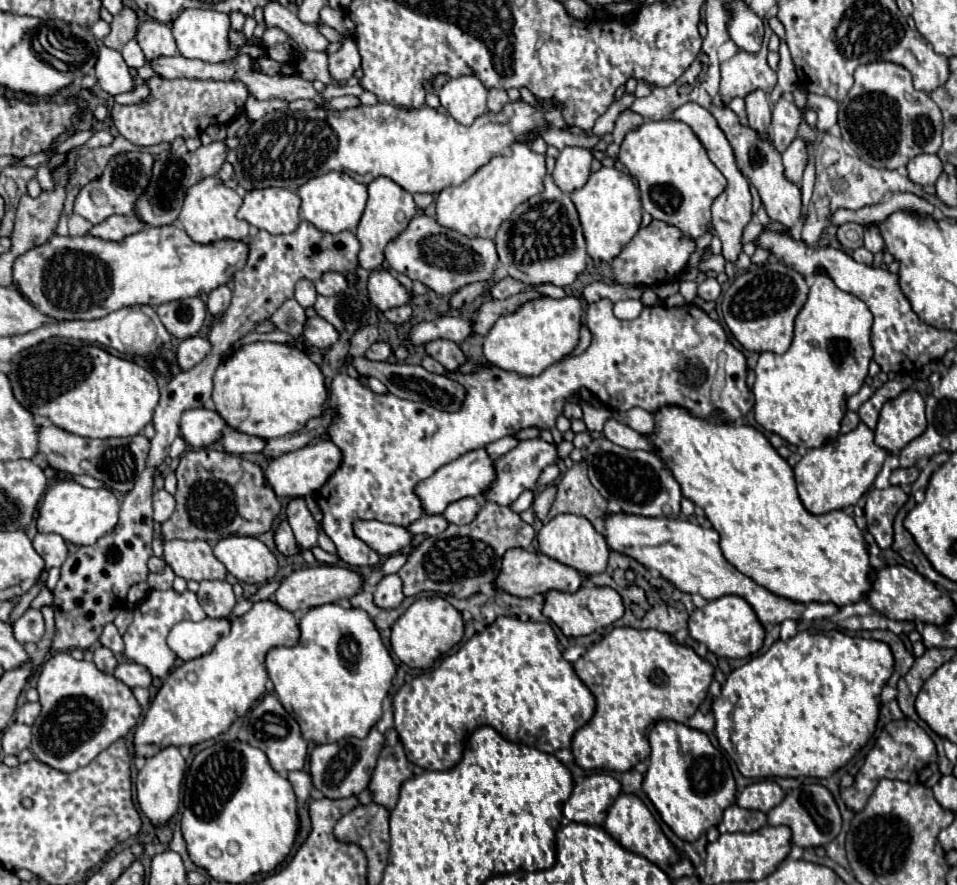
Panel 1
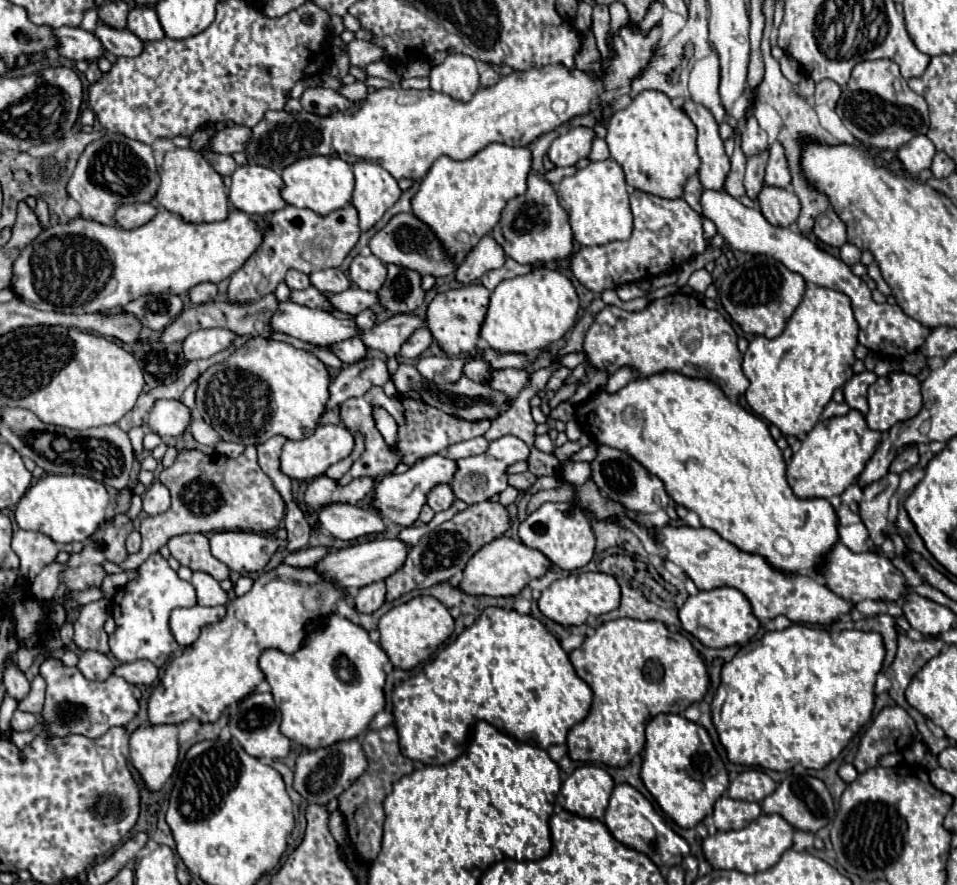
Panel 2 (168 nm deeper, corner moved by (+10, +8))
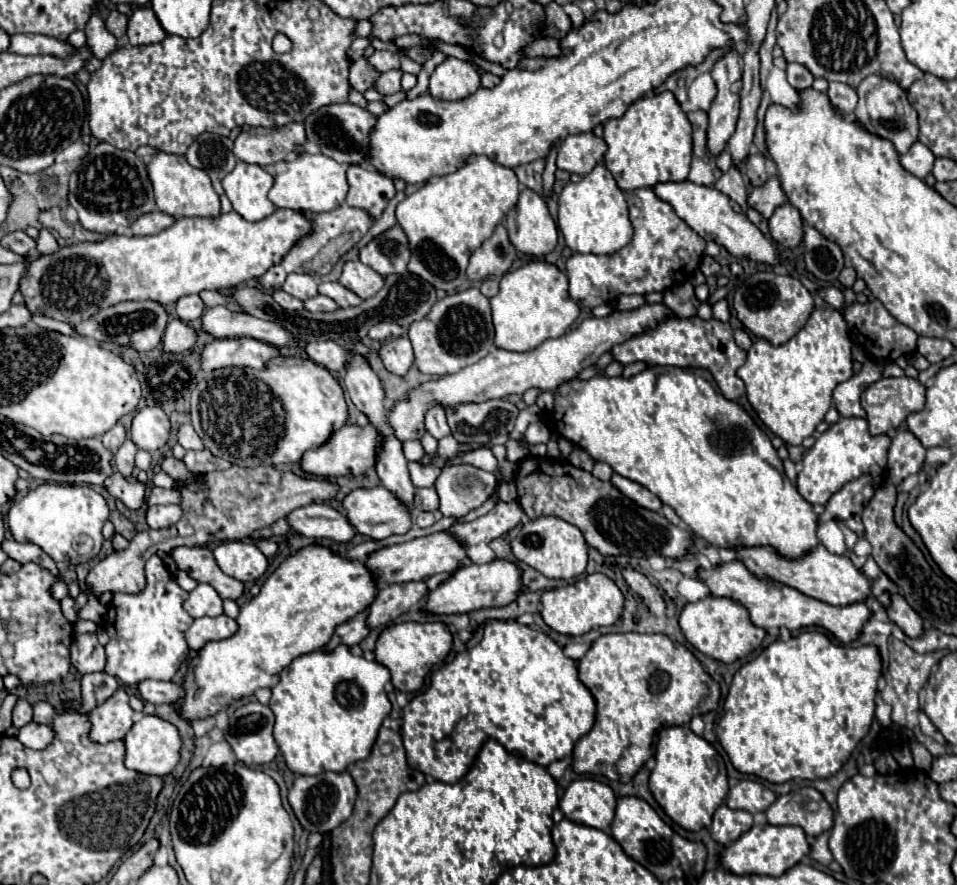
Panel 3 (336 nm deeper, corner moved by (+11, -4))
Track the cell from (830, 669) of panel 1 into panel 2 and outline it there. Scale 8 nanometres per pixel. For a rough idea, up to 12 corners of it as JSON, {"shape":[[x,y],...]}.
{"shape":[[799,623],[723,665],[729,761],[823,769],[871,719],[875,631]]}

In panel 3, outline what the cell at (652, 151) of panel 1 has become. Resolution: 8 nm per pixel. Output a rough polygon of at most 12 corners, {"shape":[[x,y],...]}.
{"shape":[[668,91],[604,123],[622,191],[684,181],[692,125]]}

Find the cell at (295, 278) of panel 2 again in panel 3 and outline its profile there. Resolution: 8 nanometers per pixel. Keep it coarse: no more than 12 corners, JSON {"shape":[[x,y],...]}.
{"shape":[[290,273],[282,289],[300,301],[318,295],[318,279]]}

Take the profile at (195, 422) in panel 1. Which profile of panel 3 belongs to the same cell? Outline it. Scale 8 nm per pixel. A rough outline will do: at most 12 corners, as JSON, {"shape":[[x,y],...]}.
{"shape":[[160,407],[134,415],[128,435],[138,449],[168,441],[170,421]]}

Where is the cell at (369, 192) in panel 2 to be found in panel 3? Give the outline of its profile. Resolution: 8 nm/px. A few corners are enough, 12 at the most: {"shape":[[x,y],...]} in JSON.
{"shape":[[350,165],[346,203],[380,217],[396,193],[390,177]]}

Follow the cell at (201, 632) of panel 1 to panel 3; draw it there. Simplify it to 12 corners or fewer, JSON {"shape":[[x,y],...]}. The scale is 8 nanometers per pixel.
{"shape":[[228,615],[194,619],[186,633],[188,647],[198,651],[208,641],[236,633]]}

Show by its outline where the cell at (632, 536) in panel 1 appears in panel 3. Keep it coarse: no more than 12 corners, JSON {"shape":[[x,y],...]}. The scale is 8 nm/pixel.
{"shape":[[740,561],[702,569],[712,595],[748,609],[762,629],[818,625],[842,643],[872,615],[760,581]]}

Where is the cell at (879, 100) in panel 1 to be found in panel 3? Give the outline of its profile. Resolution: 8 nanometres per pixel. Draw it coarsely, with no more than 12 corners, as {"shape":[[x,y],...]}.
{"shape":[[880,75],[858,85],[856,121],[906,153],[918,113]]}

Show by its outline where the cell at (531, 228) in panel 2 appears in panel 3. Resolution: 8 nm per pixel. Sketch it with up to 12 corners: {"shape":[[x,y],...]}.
{"shape":[[520,191],[506,215],[518,253],[544,257],[558,243],[546,201]]}

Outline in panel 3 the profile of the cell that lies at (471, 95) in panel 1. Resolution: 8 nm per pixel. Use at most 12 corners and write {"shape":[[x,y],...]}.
{"shape":[[446,57],[430,75],[430,95],[458,101],[480,87],[478,71]]}

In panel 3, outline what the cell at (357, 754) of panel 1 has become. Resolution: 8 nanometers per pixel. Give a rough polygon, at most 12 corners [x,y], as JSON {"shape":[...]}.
{"shape":[[348,771],[300,775],[288,791],[310,833],[330,833],[352,815]]}

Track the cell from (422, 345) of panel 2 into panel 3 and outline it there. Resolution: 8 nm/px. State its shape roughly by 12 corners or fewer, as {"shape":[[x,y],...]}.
{"shape":[[408,337],[386,341],[378,349],[384,367],[406,375],[414,363]]}

